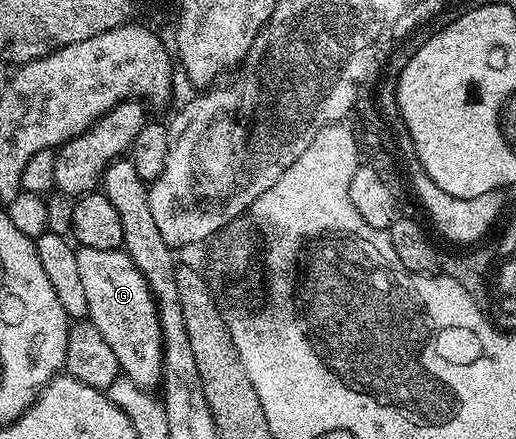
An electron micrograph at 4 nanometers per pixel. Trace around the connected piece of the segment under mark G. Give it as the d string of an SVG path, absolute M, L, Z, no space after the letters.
M78 247L76 265L80 269L84 293L88 297L88 318L96 325L96 329L100 329L100 334L103 335L104 341L108 341L112 353L116 353L119 372L136 385L147 389L157 388L162 381L162 330L158 320L158 302L150 291L144 273L136 269L132 257L124 249L113 251Z

